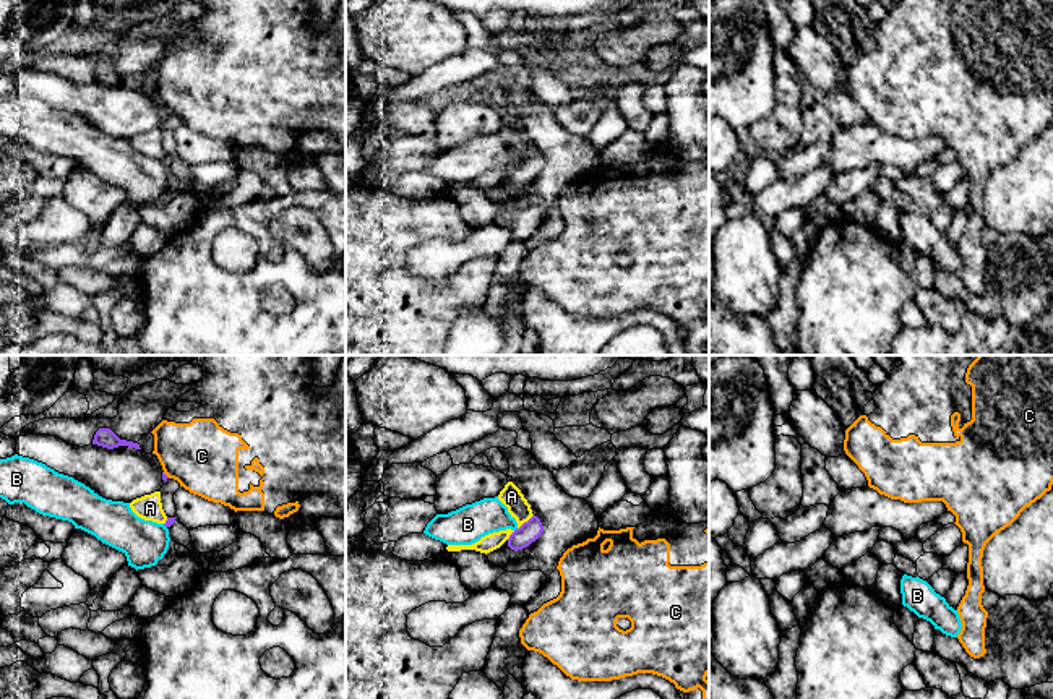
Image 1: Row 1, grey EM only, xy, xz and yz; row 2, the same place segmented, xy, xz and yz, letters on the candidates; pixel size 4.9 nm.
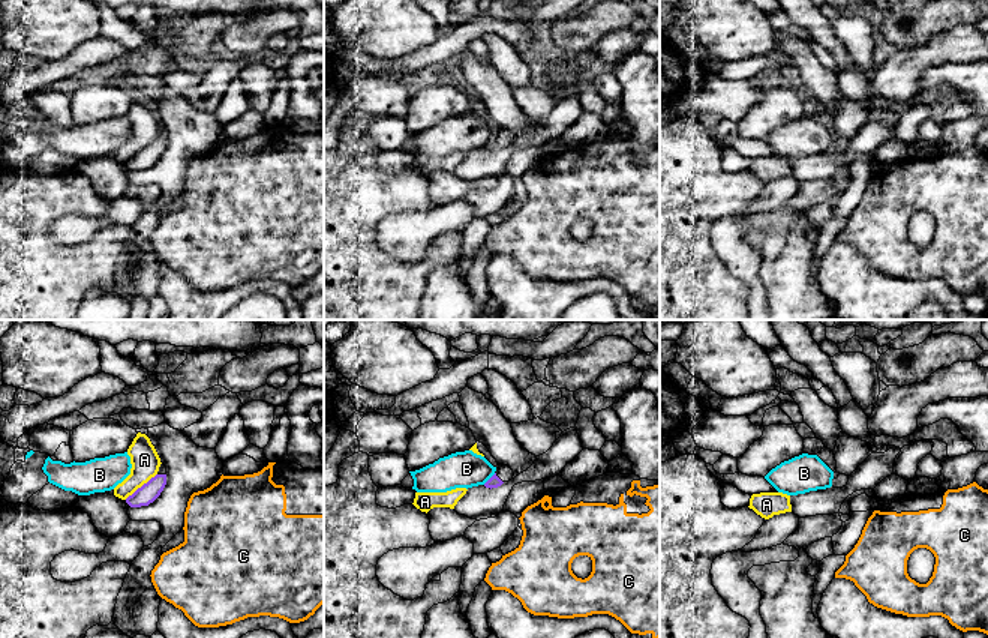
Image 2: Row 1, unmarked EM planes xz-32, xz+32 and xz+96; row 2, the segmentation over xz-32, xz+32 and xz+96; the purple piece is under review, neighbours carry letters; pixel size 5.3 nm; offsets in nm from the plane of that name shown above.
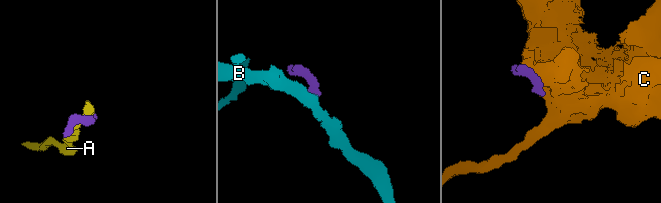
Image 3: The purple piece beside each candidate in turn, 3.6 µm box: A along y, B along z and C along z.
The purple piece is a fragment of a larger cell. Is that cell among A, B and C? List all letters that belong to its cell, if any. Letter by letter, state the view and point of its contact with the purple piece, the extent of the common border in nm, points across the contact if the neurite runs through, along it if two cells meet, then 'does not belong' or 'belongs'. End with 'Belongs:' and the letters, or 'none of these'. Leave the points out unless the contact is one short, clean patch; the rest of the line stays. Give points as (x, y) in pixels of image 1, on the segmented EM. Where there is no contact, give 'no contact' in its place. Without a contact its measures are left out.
A: meets purple in xz at (524, 523); contact 110 nm long; border along xz (532, 514), (518, 529); does not belong
B: no contact; does not belong
C: meets purple in xy at (164, 474); contact 50 nm long; border along xy (163, 472), (169, 477); does not belong
Belongs: none of these

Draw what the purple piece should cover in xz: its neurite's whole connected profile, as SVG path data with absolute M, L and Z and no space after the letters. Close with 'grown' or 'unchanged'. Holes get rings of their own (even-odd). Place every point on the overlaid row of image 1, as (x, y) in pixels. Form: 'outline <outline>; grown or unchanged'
outline M532 516L527 522L524 522L519 529L516 529L509 538L508 547L514 551L529 547L535 542L544 532L544 525L537 516Z; unchanged

